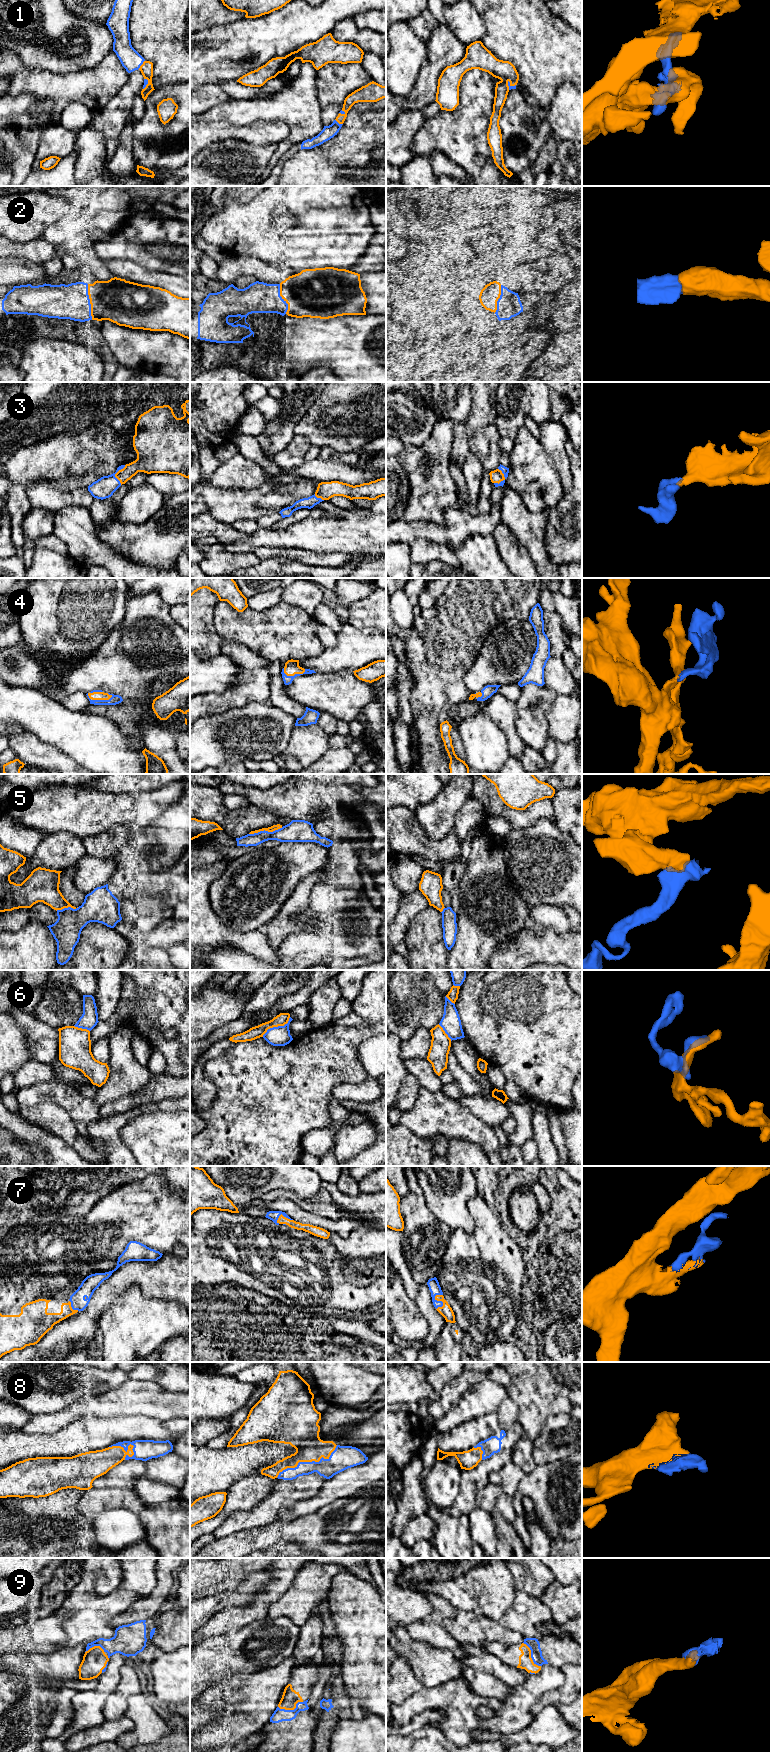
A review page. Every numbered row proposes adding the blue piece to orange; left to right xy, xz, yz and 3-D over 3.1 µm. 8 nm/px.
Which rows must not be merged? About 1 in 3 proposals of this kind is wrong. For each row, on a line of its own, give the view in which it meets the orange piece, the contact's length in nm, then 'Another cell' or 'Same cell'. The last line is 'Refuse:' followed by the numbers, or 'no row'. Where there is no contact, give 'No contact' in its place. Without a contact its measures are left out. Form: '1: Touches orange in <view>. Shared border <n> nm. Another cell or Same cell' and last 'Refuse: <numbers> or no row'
1: Touches orange in xy. Shared border 90 nm. Same cell
2: Touches orange in xy. Shared border 300 nm. Same cell
3: Touches orange in yz. Shared border 140 nm. Same cell
4: Touches orange in xz. Shared border 190 nm. Same cell
5: Touches orange in xz. Shared border 280 nm. Another cell
6: Touches orange in xz. Shared border 280 nm. Another cell
7: Touches orange in yz. Shared border 140 nm. Same cell
8: Touches orange in xz. Shared border 550 nm. Same cell
9: Touches orange in yz. Shared border 240 nm. Same cell
Refuse: 5, 6

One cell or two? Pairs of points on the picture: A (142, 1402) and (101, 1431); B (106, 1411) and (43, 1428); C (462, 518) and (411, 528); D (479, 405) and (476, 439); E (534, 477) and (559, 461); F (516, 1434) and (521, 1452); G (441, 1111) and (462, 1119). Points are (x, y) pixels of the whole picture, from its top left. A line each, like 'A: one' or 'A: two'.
A: two
B: one
C: one
D: one
E: two
F: two
G: one

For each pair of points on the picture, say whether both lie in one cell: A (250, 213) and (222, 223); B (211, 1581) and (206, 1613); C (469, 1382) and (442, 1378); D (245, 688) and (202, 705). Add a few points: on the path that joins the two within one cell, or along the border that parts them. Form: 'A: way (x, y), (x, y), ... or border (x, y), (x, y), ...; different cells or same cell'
A: way (243, 220), (240, 223), (229, 223); same cell
B: border (231, 1587), (200, 1599); different cells
C: border (462, 1372), (453, 1377), (444, 1386), (438, 1397); different cells
D: way (234, 697), (219, 703), (213, 703); same cell

